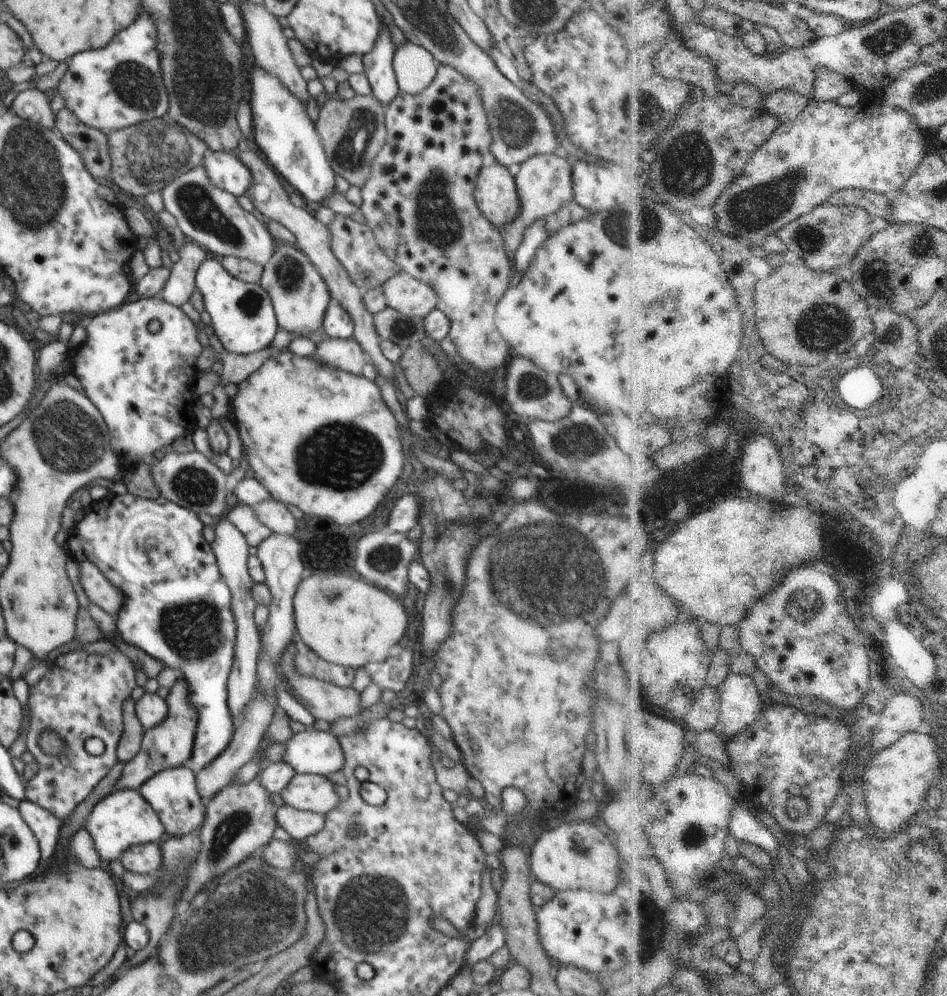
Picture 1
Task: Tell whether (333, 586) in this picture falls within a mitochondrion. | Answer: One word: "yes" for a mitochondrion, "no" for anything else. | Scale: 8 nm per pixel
yes

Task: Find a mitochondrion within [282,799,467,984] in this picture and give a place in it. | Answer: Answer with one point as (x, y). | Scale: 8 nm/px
(352, 915)

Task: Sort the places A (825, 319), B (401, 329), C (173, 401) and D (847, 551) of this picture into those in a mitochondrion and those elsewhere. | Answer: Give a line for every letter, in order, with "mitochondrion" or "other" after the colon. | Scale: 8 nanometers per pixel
A: mitochondrion
B: mitochondrion
C: other
D: other

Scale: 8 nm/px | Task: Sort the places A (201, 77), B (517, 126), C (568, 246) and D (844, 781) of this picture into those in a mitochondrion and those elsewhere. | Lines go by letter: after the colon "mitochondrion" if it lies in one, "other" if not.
A: mitochondrion
B: mitochondrion
C: other
D: other

